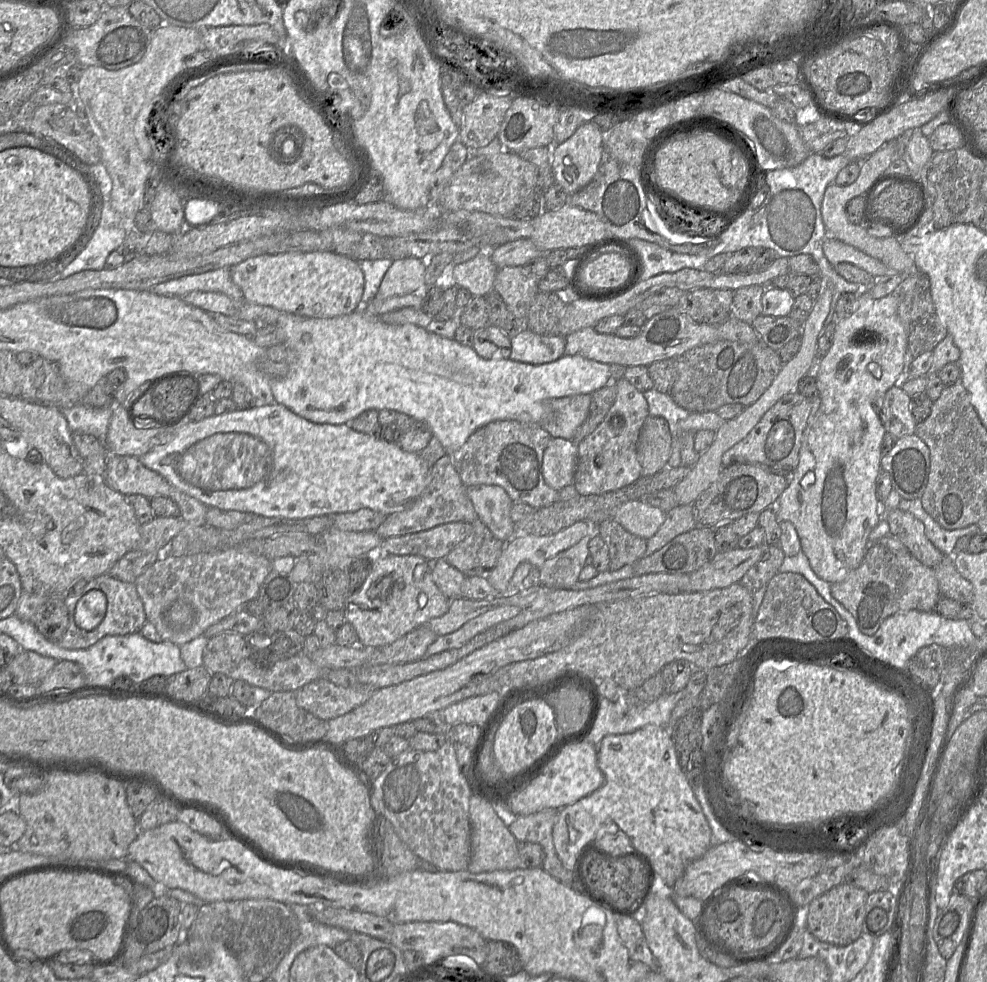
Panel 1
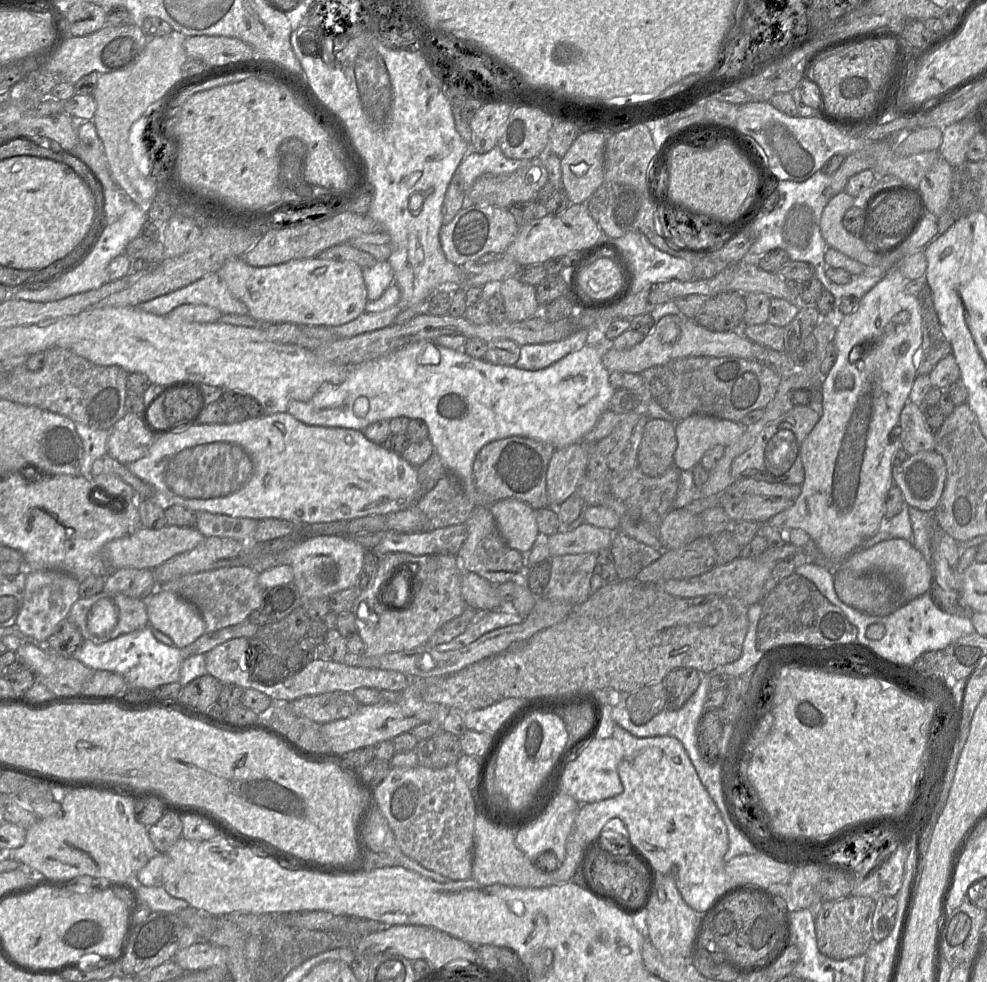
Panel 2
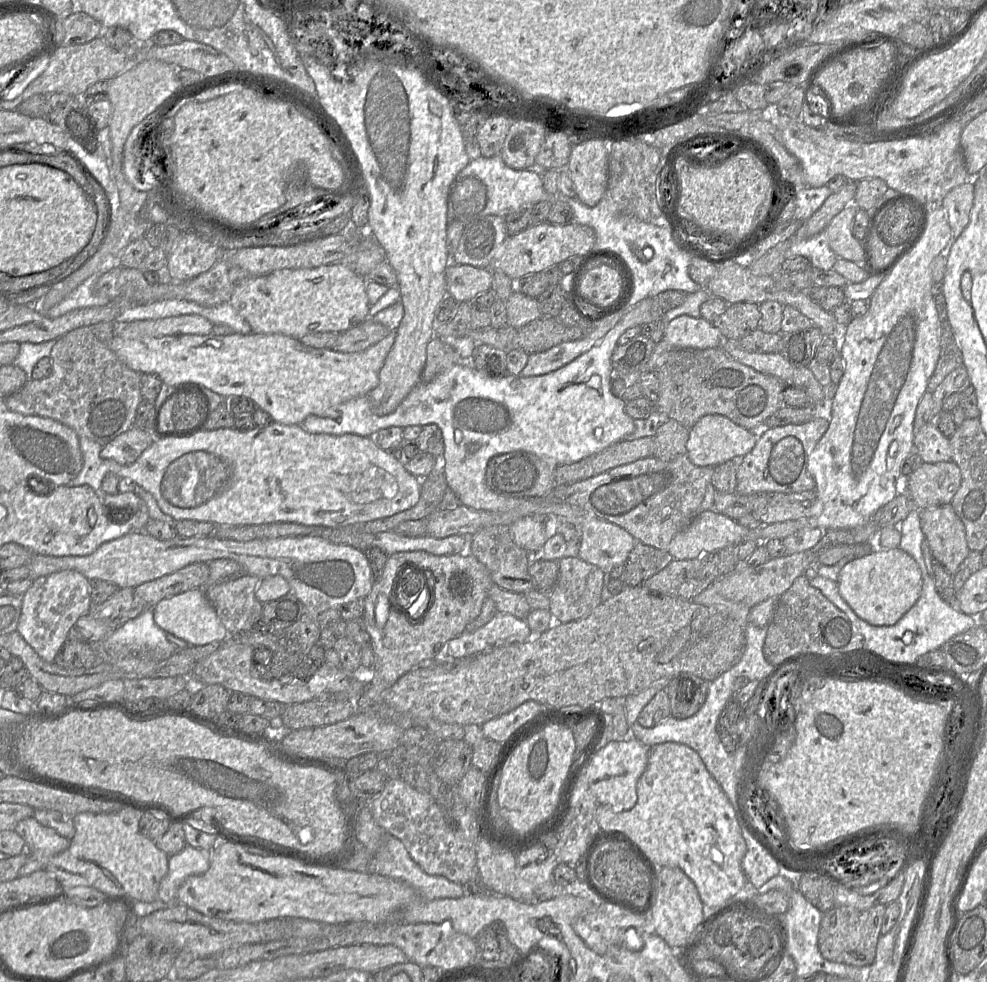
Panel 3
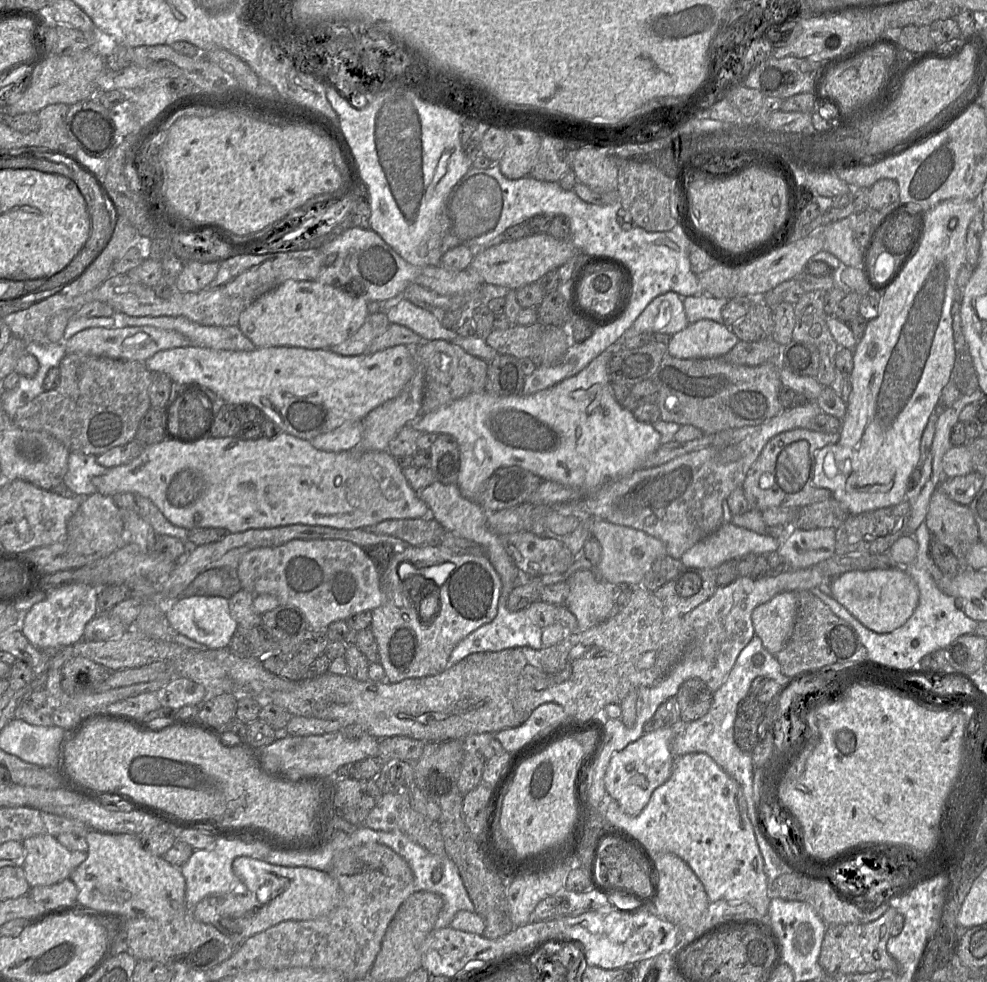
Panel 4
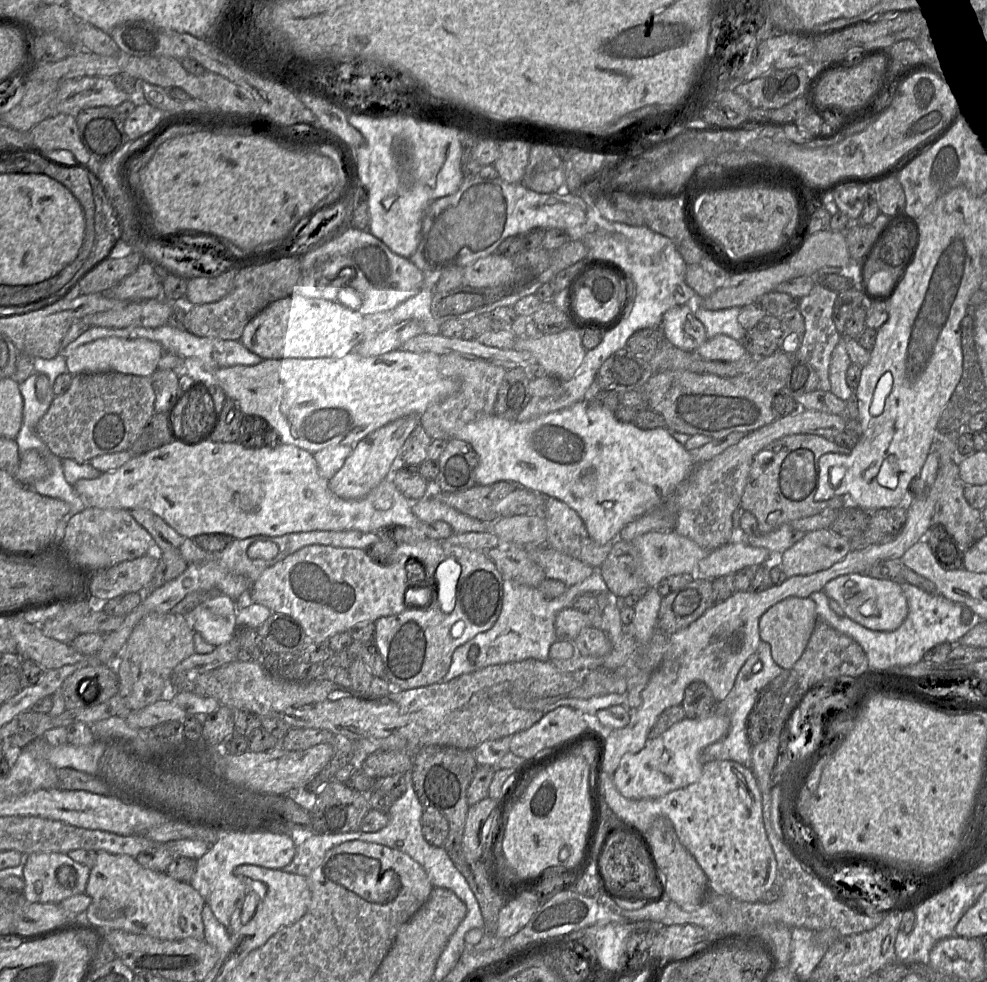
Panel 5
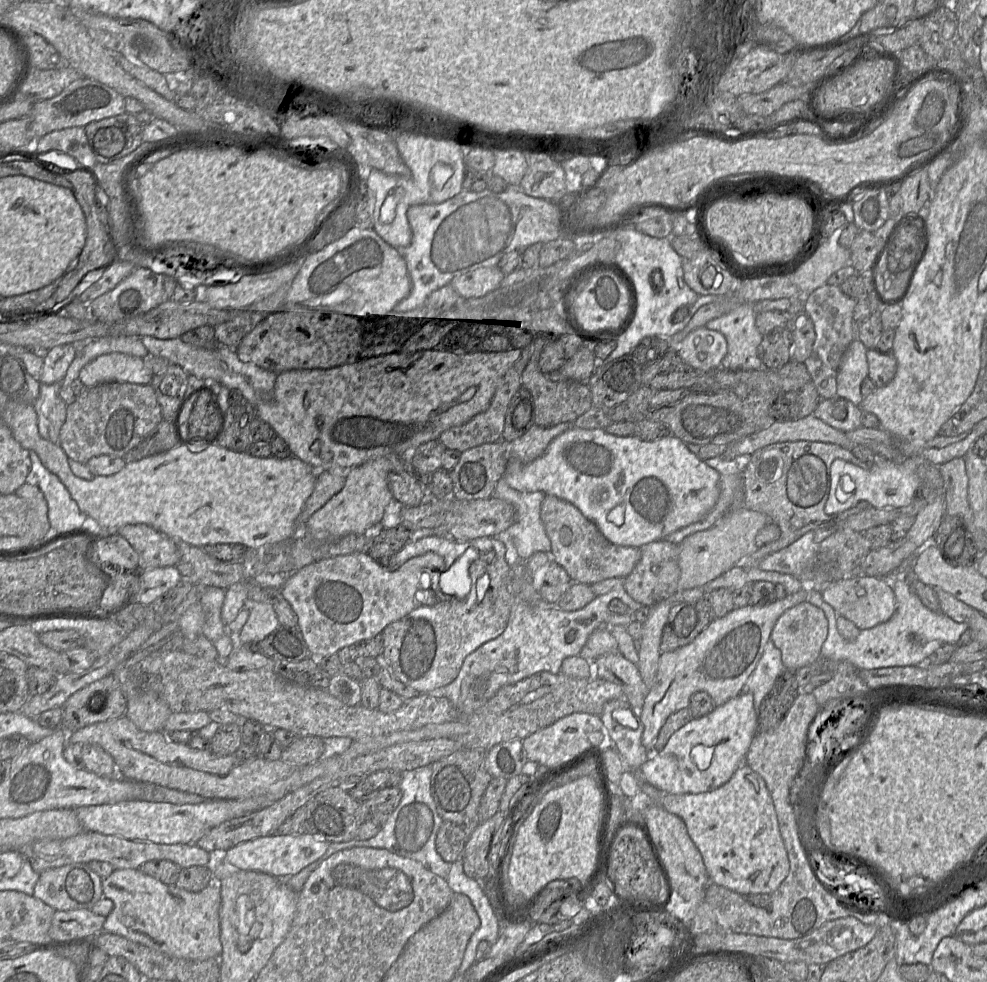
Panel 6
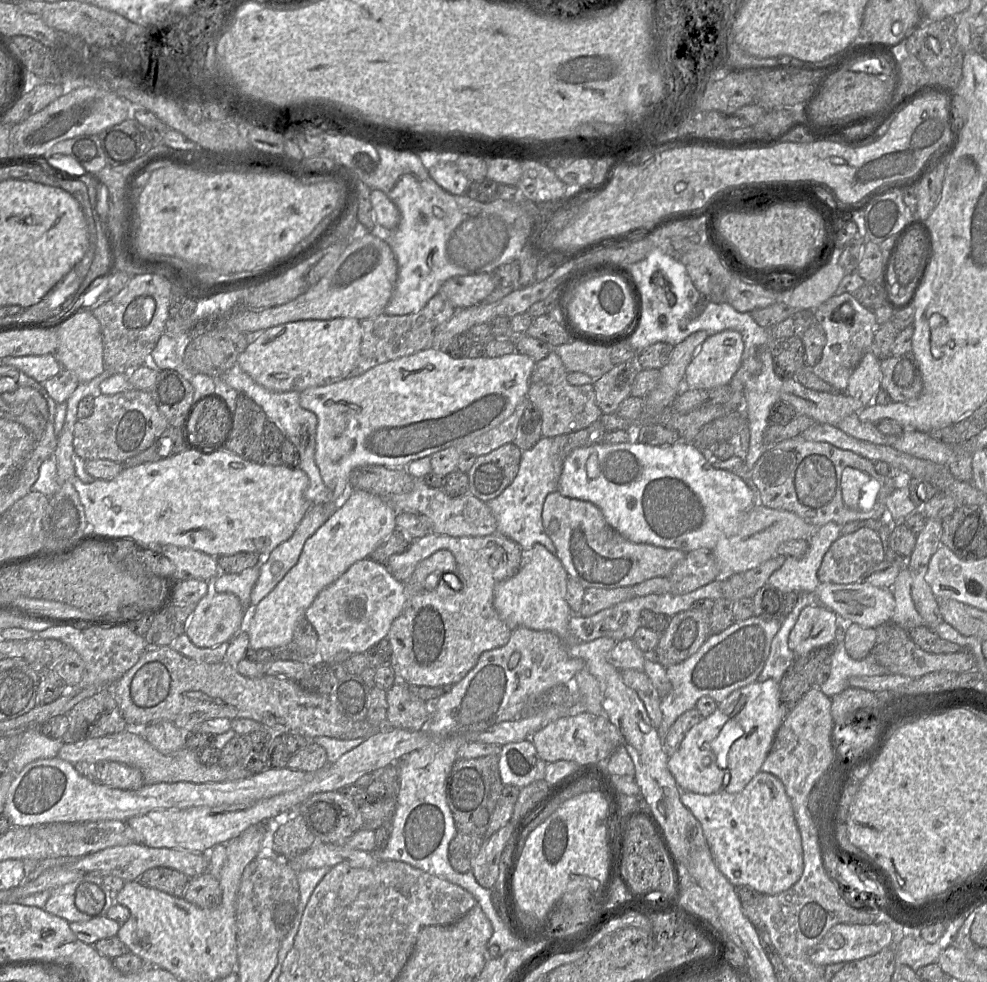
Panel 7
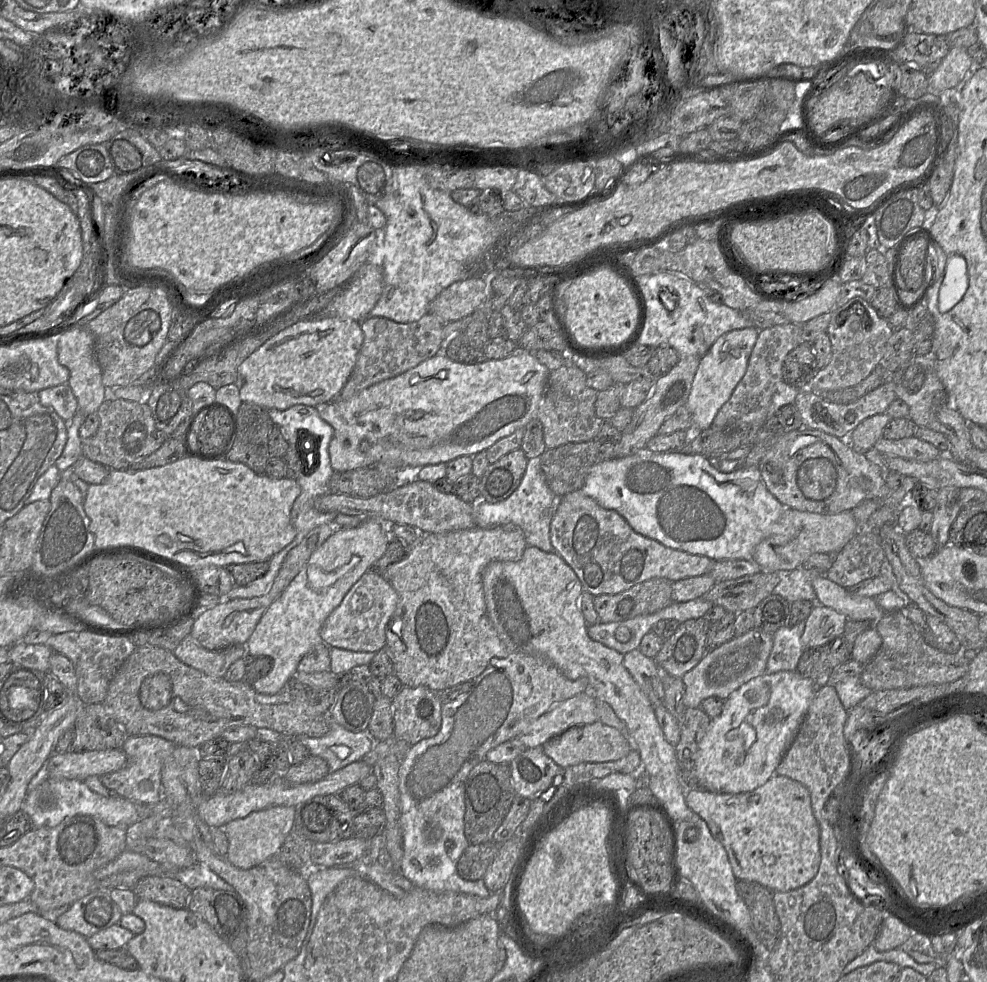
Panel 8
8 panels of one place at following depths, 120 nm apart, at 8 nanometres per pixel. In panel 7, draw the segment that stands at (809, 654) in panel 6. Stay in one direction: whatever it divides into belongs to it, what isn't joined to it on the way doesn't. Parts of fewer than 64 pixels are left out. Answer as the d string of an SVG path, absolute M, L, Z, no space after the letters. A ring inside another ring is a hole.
M818 605L805 606L789 634L789 648L796 656L802 656L833 644L837 637L839 619L833 611Z

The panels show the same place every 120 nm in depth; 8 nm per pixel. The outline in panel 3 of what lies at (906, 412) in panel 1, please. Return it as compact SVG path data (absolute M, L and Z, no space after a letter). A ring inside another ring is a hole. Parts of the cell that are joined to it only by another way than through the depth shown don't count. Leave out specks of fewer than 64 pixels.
M931 421L914 433L914 452L923 463L952 461L949 438L946 438Z

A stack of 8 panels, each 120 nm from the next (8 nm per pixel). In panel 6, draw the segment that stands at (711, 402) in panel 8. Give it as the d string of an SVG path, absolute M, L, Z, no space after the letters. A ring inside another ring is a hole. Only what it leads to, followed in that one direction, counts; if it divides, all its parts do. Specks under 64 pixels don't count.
M705 326L691 331L678 344L678 356L690 367L701 372L721 368L727 354L725 336Z

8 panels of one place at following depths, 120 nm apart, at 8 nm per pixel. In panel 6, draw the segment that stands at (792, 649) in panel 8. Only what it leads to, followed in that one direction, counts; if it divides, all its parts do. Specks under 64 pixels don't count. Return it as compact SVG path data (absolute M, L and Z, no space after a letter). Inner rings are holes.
M769 640L757 667L748 677L742 691L742 693L753 694L757 719L759 705L772 690L777 678L783 674L784 670L781 652Z

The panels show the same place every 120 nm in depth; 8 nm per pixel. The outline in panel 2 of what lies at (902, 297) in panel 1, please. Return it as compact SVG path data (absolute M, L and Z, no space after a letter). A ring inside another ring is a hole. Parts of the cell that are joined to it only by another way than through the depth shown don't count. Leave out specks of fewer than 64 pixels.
M926 282L918 292L917 298L921 307L923 337L917 373L930 375L933 367L942 358L952 353L952 347L942 331L932 290Z

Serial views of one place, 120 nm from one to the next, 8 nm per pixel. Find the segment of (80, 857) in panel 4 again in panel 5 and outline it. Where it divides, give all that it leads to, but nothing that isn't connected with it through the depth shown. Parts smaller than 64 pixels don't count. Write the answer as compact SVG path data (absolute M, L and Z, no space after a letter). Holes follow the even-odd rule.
M33 853L24 858L23 895L28 902L58 904L66 898L85 893L91 870L88 866L62 853Z

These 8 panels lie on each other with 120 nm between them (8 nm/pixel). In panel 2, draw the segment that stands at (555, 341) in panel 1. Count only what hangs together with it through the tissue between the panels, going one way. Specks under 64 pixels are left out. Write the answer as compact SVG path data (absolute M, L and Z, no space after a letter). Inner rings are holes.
M576 330L560 341L520 346L520 357L515 366L529 371L547 368L568 354L583 348L587 345L587 339L588 330Z

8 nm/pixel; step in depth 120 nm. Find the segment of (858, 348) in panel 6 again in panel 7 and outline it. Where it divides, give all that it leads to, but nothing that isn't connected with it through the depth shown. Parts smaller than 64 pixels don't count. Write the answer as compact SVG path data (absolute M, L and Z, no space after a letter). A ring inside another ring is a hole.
M869 351L851 374L845 393L868 405L875 400L881 390L881 380L880 360Z

